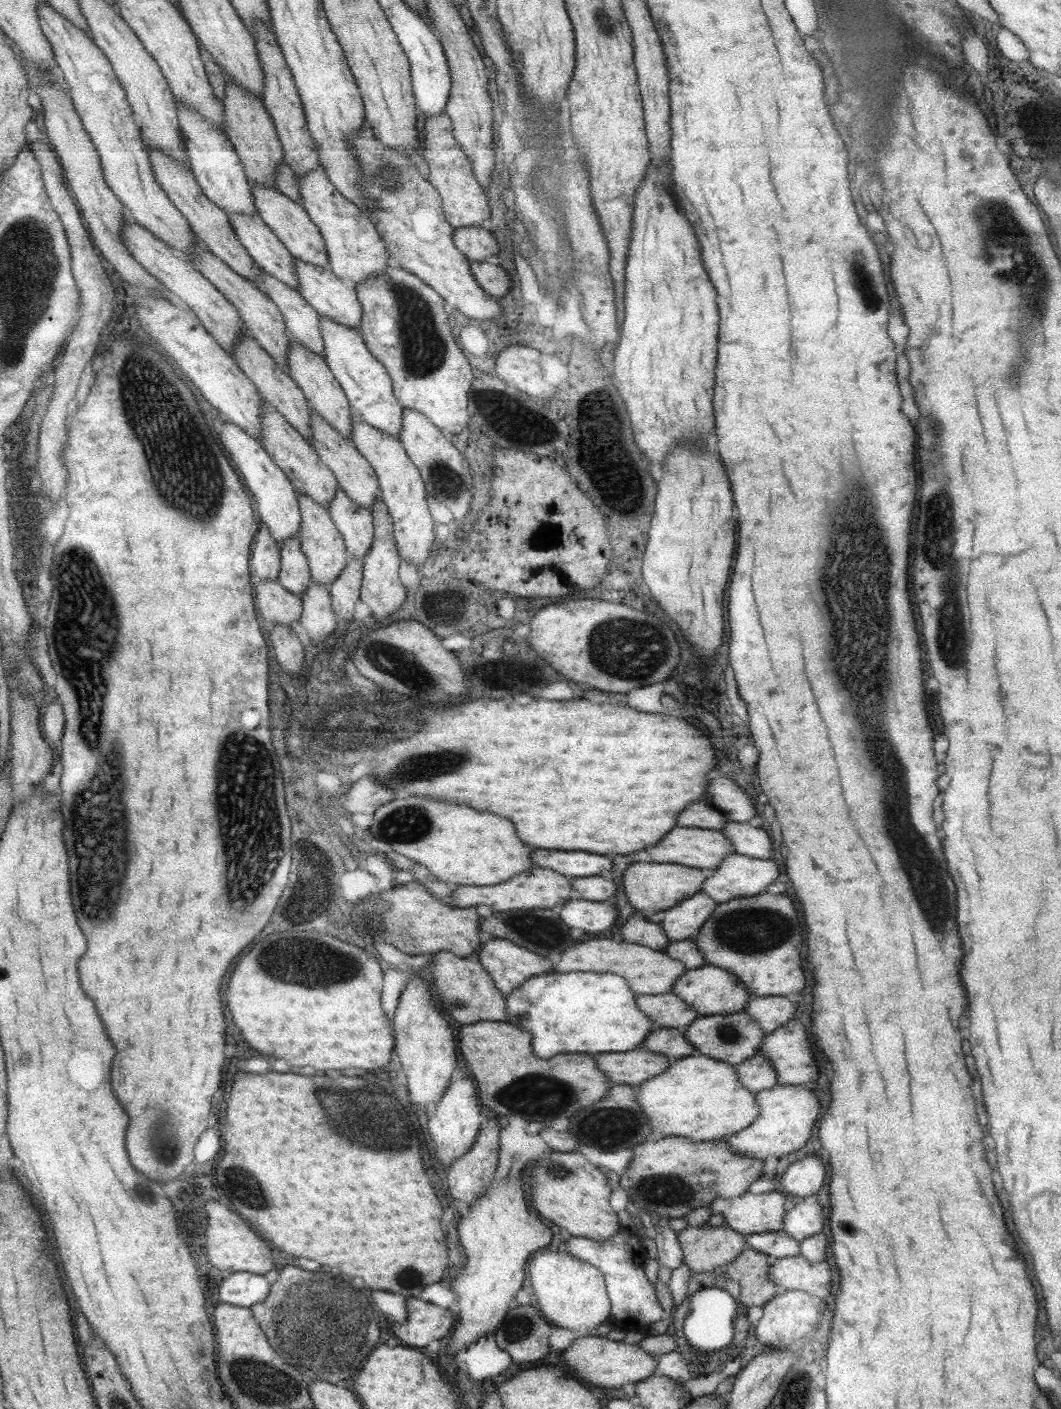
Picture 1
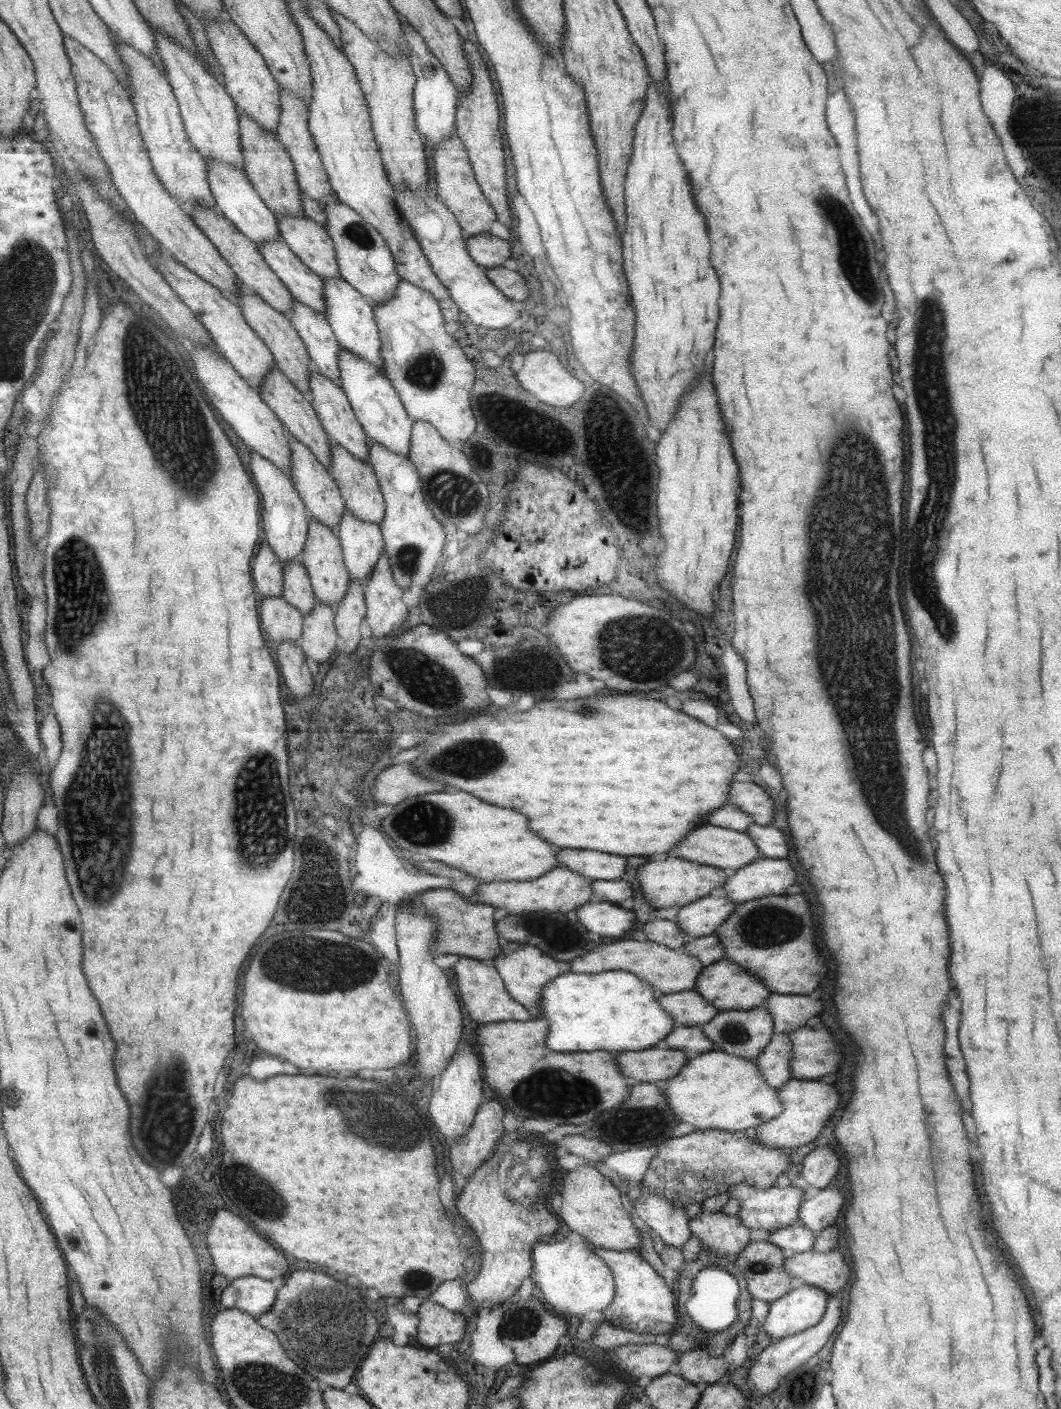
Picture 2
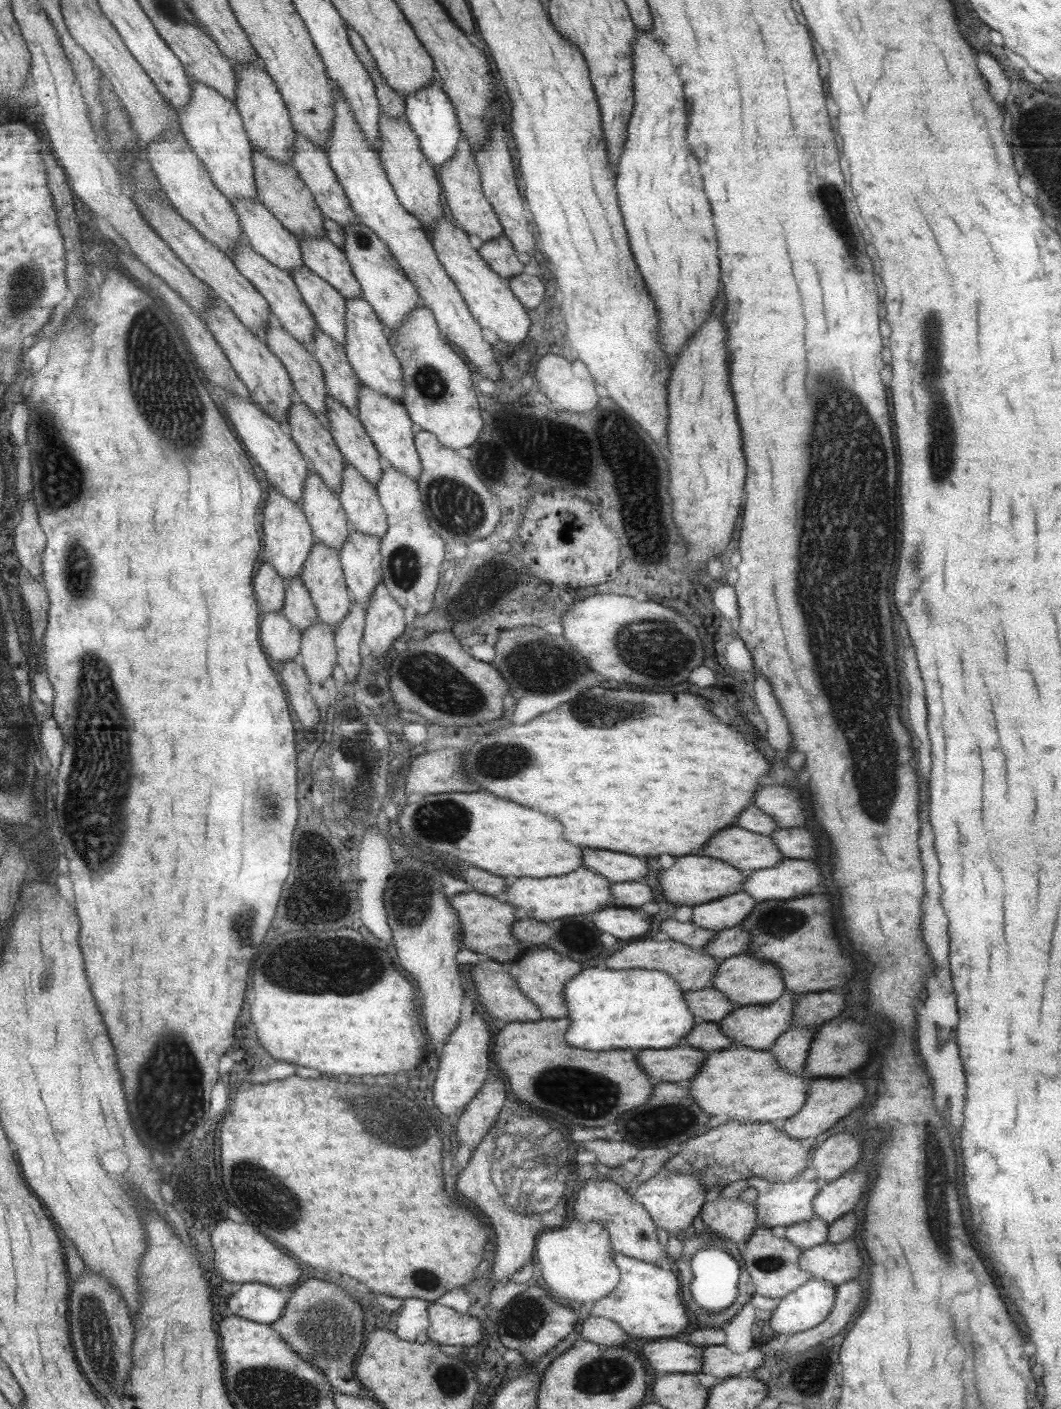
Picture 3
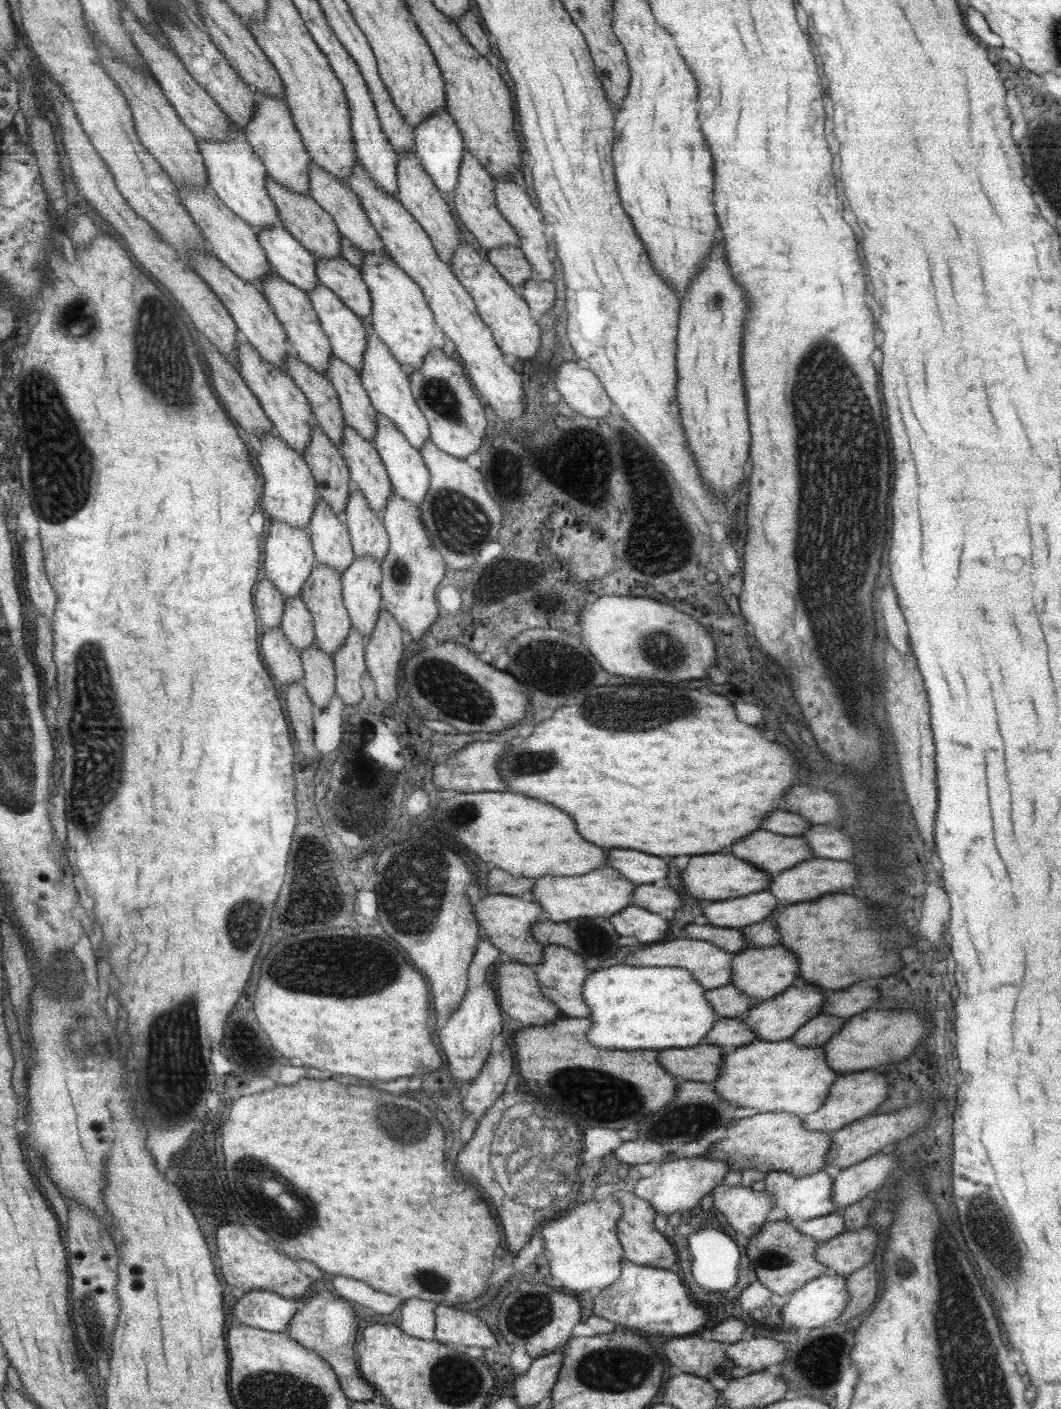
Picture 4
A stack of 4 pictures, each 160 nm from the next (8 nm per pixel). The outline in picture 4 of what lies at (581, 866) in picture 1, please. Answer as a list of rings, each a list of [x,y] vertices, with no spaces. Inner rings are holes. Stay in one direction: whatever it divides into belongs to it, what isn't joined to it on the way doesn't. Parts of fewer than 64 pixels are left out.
[[[623,848],[607,850],[607,866],[619,870],[619,874],[623,874],[634,884],[649,884],[661,880],[667,872],[667,866],[661,858]]]

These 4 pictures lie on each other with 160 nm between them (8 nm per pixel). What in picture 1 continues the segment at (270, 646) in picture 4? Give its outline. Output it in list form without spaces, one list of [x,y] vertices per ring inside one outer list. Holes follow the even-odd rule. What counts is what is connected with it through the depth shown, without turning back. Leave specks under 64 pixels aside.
[[[260,580],[253,584],[254,603],[265,621],[290,625],[302,611],[299,595],[284,589],[276,580]]]

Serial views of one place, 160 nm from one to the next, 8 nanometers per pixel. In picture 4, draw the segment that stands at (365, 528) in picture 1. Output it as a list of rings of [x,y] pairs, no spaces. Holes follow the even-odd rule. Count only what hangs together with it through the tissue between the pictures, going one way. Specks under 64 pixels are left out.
[[[354,557],[340,574],[342,599],[352,626],[365,640],[381,610],[380,562],[371,557]]]

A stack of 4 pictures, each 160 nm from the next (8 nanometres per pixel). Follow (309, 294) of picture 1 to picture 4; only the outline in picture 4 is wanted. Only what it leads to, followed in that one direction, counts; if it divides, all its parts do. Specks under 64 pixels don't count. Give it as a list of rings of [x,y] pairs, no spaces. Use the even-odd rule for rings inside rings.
[[[360,317],[362,327],[366,331],[365,350],[363,350],[362,363],[358,372],[361,386],[365,389],[373,408],[377,413],[386,416],[397,428],[398,431],[407,439],[407,442],[419,450],[423,441],[429,439],[427,420],[421,414],[415,404],[413,395],[408,383],[408,372],[401,366],[387,346],[379,340],[375,334],[369,318]]]

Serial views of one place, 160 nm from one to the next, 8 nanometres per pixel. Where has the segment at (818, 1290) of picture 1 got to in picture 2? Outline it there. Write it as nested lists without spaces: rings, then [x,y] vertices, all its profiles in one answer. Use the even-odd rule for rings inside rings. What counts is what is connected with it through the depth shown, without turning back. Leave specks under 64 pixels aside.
[[[837,1248],[827,1252],[809,1250],[786,1255],[782,1267],[783,1272],[786,1272],[791,1278],[799,1278],[803,1284],[820,1288],[830,1296],[840,1292],[845,1282],[849,1280],[849,1265]]]

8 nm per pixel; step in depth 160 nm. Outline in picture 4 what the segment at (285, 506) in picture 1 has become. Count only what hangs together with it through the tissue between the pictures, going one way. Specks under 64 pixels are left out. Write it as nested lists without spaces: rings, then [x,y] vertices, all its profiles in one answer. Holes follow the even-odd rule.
[[[273,519],[263,544],[262,569],[265,579],[271,582],[284,598],[298,595],[303,582],[317,564],[307,531]]]

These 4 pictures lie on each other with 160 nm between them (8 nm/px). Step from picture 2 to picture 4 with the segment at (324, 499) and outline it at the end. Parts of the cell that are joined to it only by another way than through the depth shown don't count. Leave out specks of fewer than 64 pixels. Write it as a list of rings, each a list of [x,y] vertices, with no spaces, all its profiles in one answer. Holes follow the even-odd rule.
[[[319,496],[305,530],[317,564],[331,567],[341,574],[354,559],[351,539],[342,516],[335,514]]]

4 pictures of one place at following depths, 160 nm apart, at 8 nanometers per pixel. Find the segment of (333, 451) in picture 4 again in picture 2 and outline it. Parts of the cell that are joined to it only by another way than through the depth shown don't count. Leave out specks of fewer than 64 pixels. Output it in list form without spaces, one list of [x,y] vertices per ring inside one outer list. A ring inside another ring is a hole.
[[[271,367],[258,386],[262,401],[276,414],[282,422],[285,431],[304,444],[312,455],[325,467],[329,466],[330,442],[328,434],[323,430],[316,412],[310,405],[309,399],[276,367]]]

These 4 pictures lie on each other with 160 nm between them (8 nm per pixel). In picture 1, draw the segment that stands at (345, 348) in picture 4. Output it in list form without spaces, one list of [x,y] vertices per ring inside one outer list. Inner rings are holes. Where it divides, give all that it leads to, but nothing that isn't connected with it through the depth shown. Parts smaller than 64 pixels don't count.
[[[227,214],[235,239],[264,273],[294,289],[295,268],[291,254],[258,216]]]

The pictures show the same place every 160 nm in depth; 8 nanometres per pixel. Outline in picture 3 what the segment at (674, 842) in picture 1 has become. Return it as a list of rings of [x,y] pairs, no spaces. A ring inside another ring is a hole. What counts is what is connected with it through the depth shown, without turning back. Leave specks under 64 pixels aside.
[[[737,826],[723,828],[723,832],[717,832],[715,836],[711,836],[709,844],[701,848],[701,854],[709,858],[722,860],[733,868],[746,873],[757,869],[771,868],[771,866],[775,866],[782,859],[782,855],[772,843],[769,835],[755,834],[743,830],[743,828],[737,828]]]

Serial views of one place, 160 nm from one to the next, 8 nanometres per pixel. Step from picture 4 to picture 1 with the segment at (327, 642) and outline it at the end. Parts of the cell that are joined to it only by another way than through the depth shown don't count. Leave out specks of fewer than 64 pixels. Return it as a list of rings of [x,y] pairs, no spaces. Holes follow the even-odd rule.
[[[297,492],[300,523],[297,535],[300,540],[301,552],[306,556],[310,568],[311,581],[329,586],[330,582],[340,573],[349,559],[340,532],[335,528],[327,508],[317,504],[310,496]]]

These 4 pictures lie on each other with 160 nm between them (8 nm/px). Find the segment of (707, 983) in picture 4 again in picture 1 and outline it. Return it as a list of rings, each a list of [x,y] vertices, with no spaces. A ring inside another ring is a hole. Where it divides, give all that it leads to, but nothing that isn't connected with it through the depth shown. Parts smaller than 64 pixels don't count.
[[[593,938],[581,944],[574,944],[561,954],[561,960],[552,968],[557,973],[595,972],[622,976],[632,993],[648,995],[668,993],[678,976],[686,970],[683,963],[667,956],[663,950],[659,951],[631,942],[615,942],[607,938],[601,938],[601,940]]]

